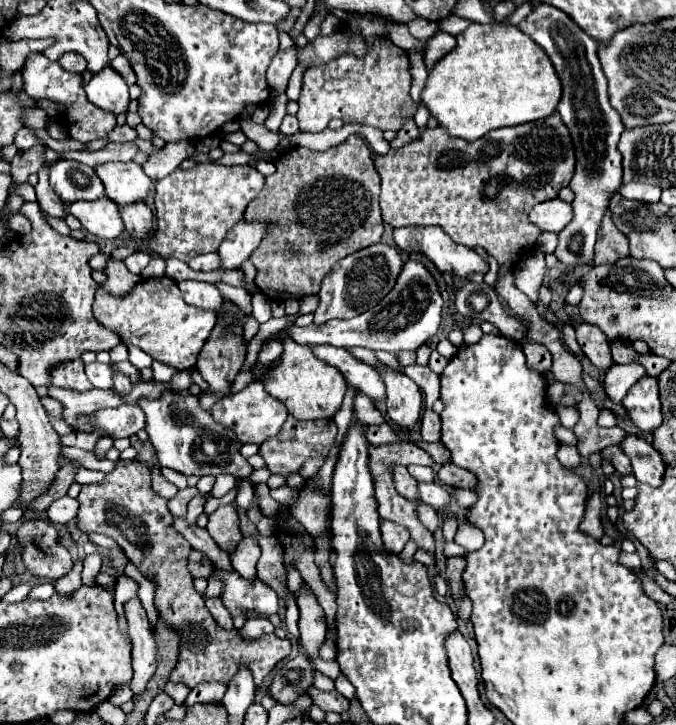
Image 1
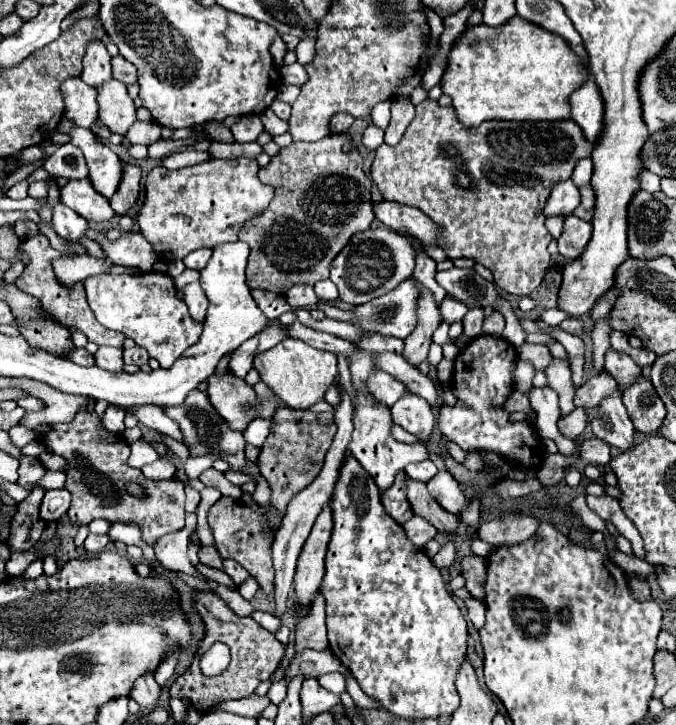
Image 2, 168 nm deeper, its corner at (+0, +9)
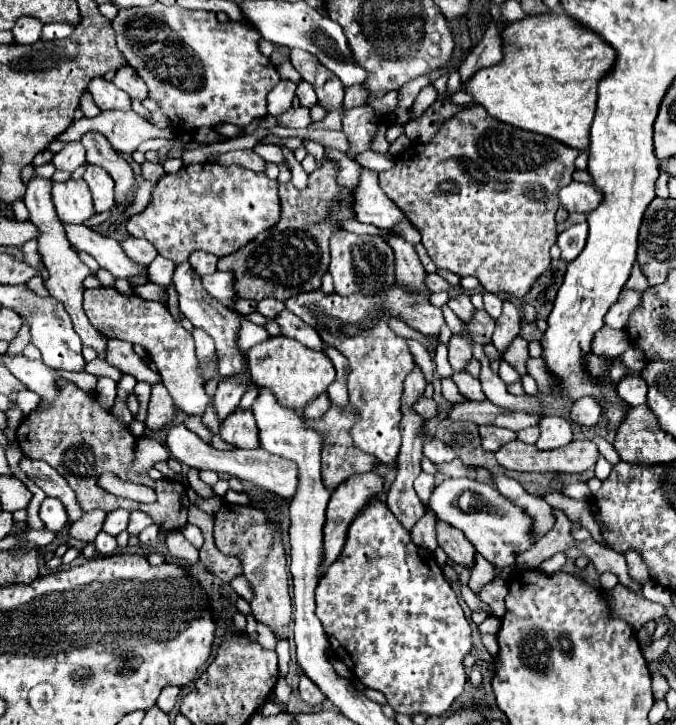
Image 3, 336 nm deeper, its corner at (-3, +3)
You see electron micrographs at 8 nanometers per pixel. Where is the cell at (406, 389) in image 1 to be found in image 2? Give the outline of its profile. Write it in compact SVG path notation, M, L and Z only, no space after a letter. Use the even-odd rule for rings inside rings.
M406 393L404 397L400 397L400 401L396 401L390 407L390 411L392 411L392 419L396 425L416 435L422 443L428 441L432 427L436 423L436 417L432 415L428 401L424 401L420 395Z

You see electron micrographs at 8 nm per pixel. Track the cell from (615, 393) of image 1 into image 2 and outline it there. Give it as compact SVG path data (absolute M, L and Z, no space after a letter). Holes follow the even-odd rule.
M598 373L592 379L588 379L574 397L574 405L582 409L590 409L600 405L600 401L612 393L620 391L620 385L616 385L614 377L610 373Z

